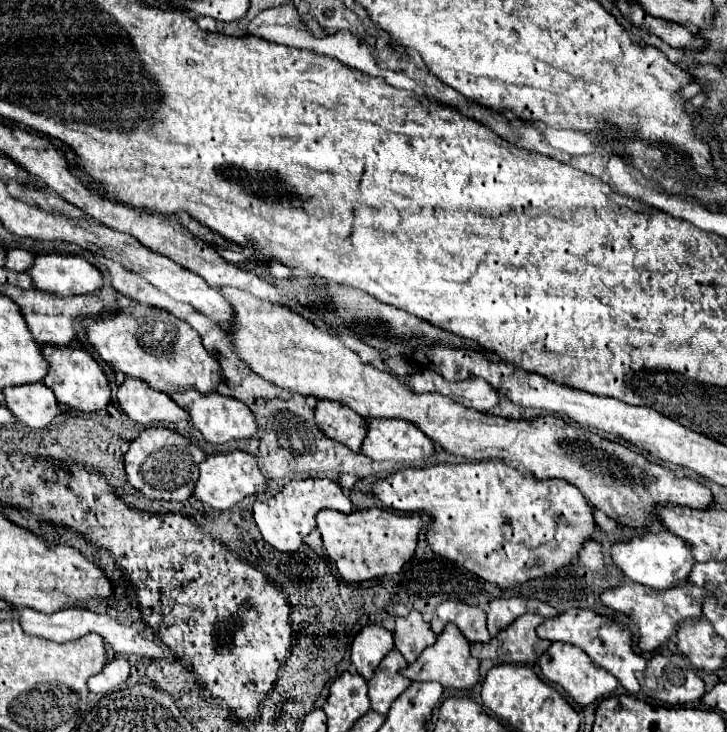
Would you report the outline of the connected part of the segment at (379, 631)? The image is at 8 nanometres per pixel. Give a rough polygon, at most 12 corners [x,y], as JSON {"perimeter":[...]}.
{"perimeter":[[364,627],[352,641],[352,665],[368,681],[394,647],[392,633]]}

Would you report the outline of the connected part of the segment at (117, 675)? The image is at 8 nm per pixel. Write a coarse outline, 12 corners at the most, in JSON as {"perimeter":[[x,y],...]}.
{"perimeter":[[108,663],[88,679],[90,693],[112,693],[126,683],[130,665]]}

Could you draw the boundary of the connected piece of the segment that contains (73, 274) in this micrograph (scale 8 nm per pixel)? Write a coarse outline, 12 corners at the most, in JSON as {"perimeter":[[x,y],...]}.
{"perimeter":[[36,255],[26,273],[56,297],[90,295],[100,271],[80,255]]}

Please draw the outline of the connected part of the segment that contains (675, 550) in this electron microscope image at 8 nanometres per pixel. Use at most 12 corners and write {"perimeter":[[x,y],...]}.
{"perimeter":[[660,531],[618,541],[614,563],[634,583],[670,589],[694,563]]}

